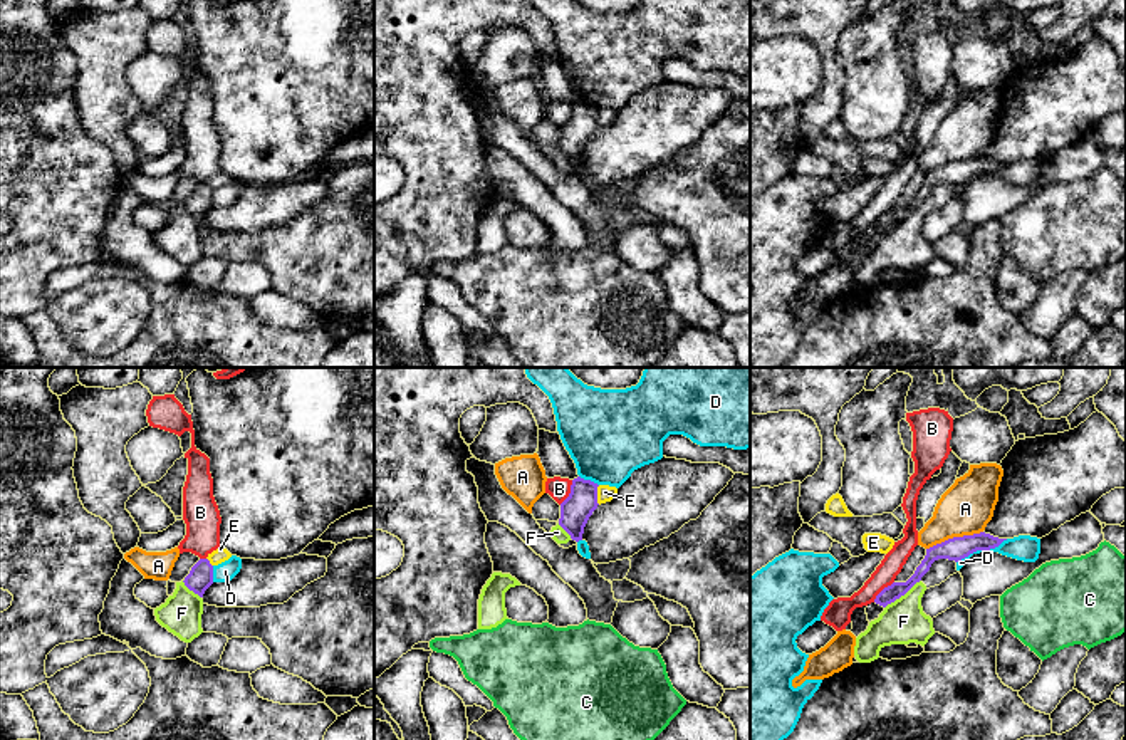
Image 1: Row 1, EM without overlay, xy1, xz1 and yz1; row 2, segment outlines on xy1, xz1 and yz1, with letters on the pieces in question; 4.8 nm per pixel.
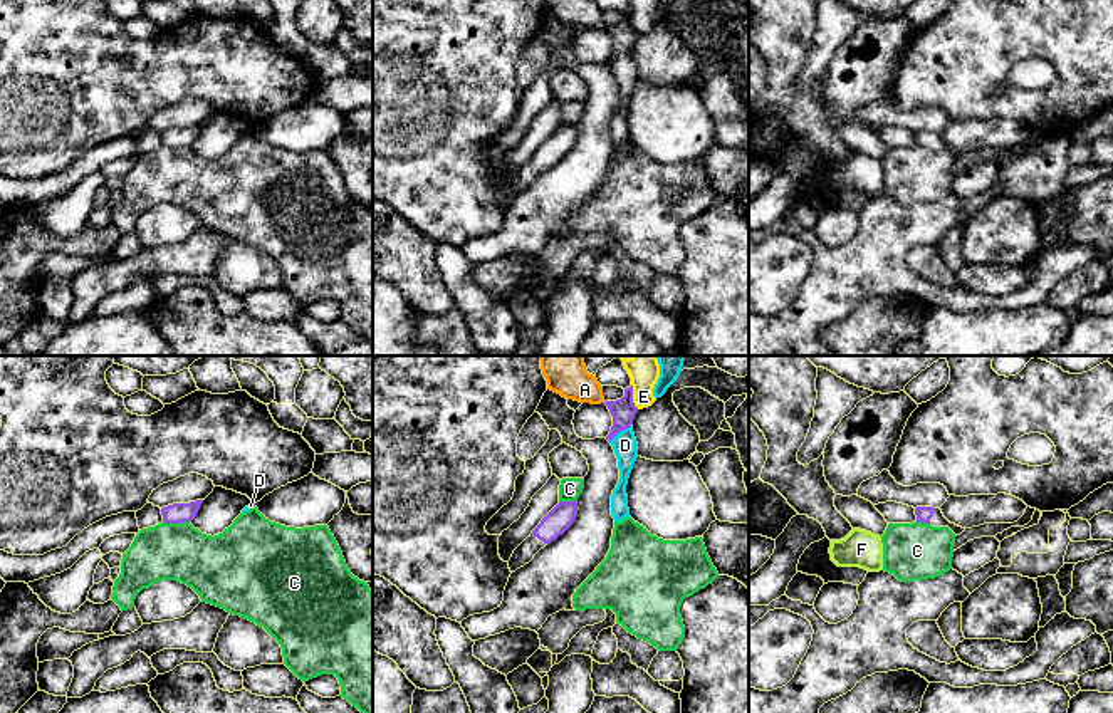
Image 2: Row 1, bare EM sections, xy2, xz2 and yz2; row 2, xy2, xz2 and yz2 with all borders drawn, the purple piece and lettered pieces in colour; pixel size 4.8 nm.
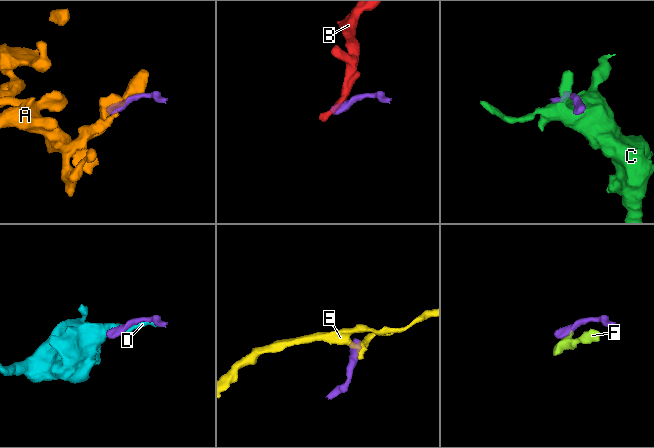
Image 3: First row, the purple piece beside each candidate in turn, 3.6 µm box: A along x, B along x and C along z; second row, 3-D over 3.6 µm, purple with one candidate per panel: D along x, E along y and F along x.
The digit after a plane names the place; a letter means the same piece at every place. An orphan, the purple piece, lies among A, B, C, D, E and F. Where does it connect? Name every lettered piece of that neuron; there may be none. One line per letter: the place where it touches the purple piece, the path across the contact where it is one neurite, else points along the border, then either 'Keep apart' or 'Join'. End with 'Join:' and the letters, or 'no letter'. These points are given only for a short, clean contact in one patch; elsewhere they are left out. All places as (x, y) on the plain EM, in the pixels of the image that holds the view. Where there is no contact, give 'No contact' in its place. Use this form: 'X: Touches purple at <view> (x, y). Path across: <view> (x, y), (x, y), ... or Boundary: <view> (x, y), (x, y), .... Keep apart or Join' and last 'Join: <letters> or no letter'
A: Touches purple at yz1 (953, 161). Boundary: yz1 (982, 155), (972, 160), (953, 160), (927, 173). Keep apart
B: Touches purple at xz1 (571, 116). Boundary: xz1 (573, 104), (571, 116), (559, 128). Keep apart
C: Touches purple at xy2 (177, 146). Boundary: xy2 (163, 145), (188, 146). Keep apart
D: Touches purple at xz2 (620, 54). Keep apart
E: Touches purple at xz2 (632, 20). Boundary: xz2 (632, 9), (632, 26), (638, 32). Keep apart
F: Touches purple at yz1 (901, 218). Boundary: yz1 (920, 203), (885, 232). Keep apart
Join: no letter

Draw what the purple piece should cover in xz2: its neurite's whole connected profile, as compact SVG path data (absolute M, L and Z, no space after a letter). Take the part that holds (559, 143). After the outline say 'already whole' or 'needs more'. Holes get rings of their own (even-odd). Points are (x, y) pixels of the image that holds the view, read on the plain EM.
M577 124L559 126L532 154L532 158L514 174L509 193L515 196L517 193L529 188L534 180L544 173L547 168L562 159L577 141Z | needs more

